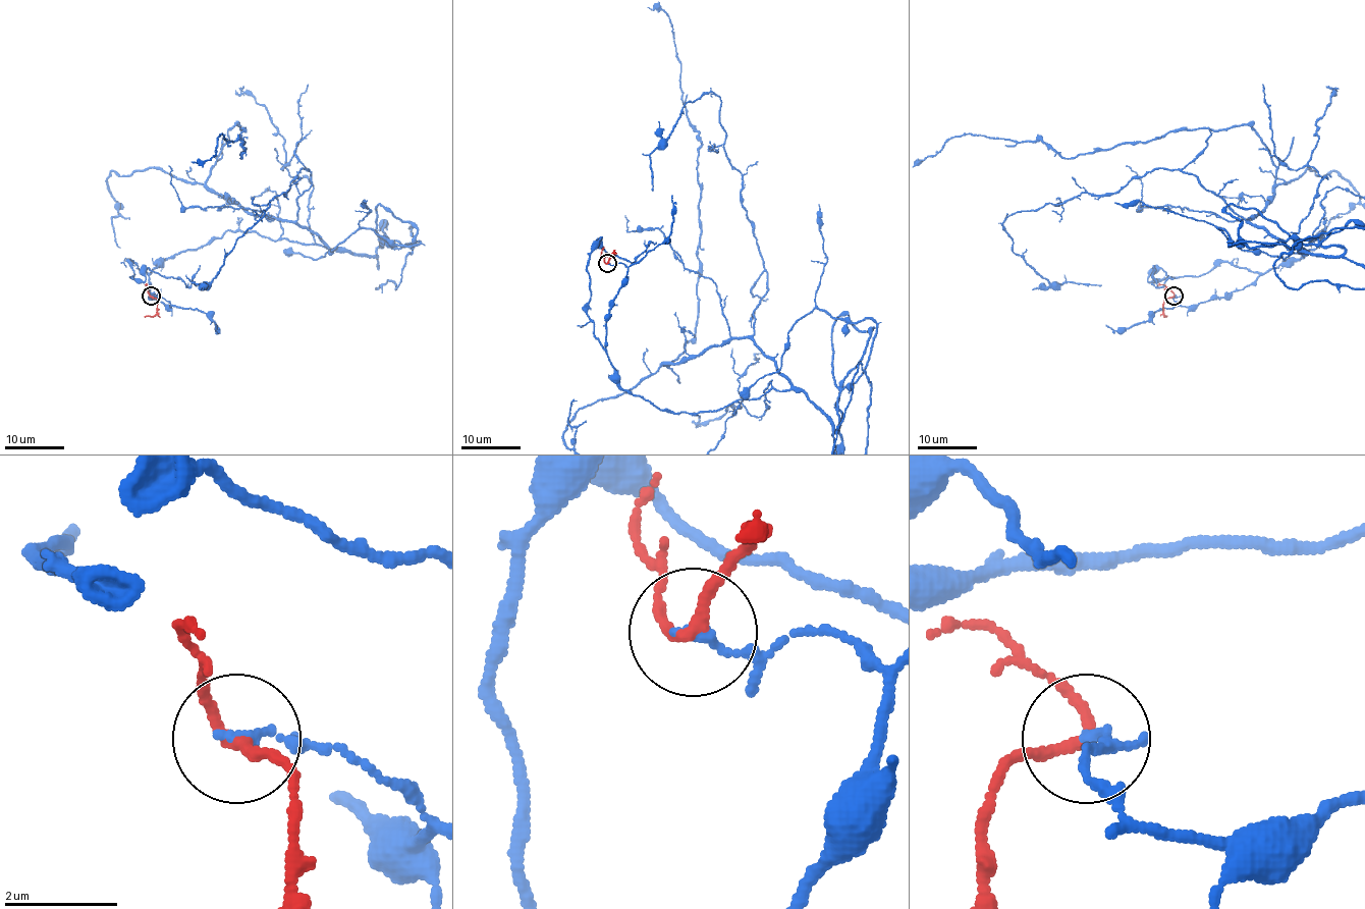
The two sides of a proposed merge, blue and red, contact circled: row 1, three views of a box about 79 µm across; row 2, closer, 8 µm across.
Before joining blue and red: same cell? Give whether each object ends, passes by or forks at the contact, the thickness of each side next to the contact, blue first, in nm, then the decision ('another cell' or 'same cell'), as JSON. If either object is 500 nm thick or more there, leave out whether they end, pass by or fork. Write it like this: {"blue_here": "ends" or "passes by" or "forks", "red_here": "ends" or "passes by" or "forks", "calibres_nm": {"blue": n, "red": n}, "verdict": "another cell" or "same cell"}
{"blue_here": "ends", "red_here": "passes by", "calibres_nm": {"blue": 180, "red": 180}, "verdict": "another cell"}

